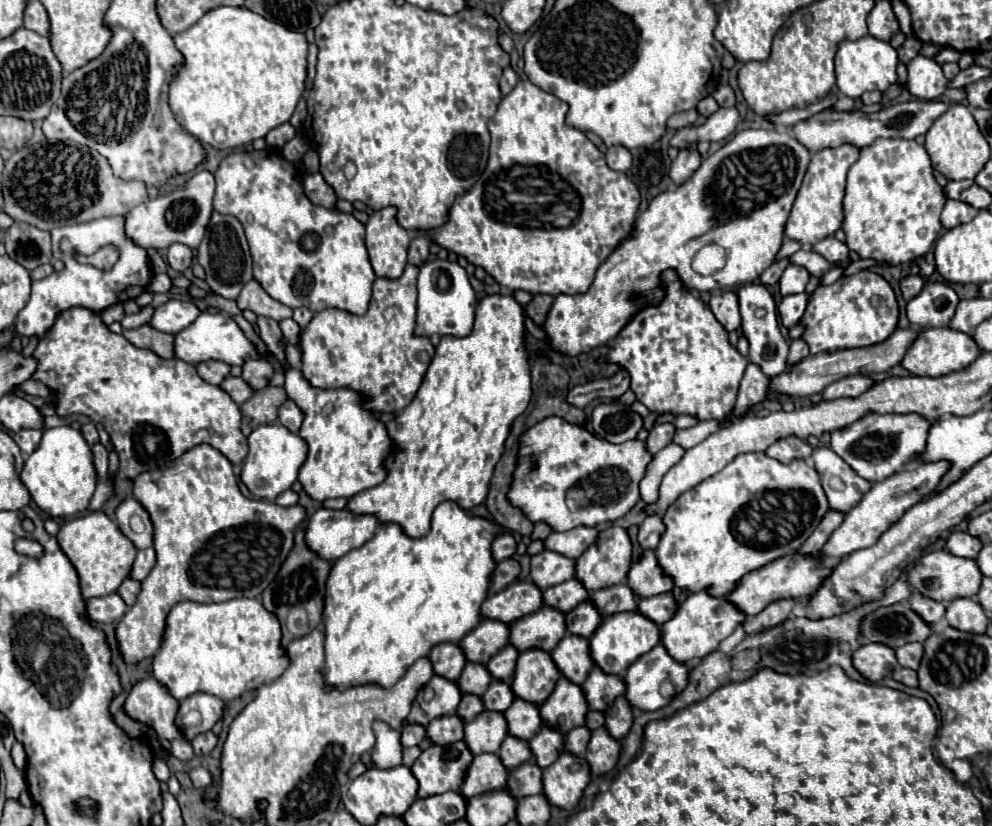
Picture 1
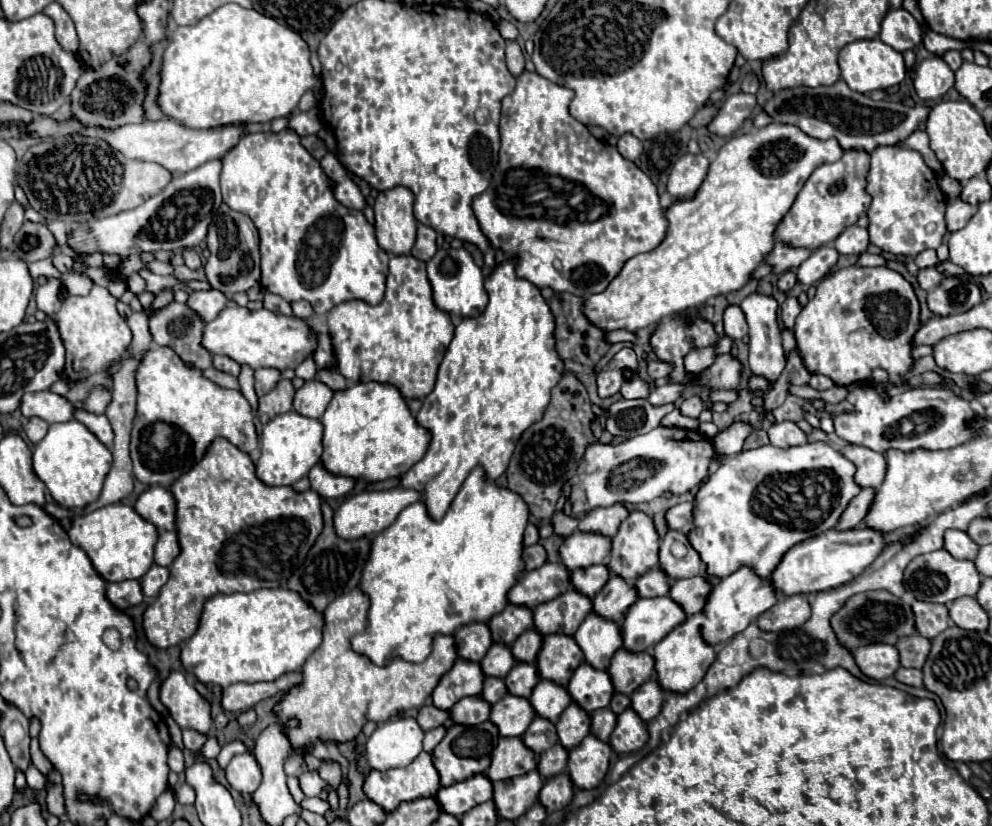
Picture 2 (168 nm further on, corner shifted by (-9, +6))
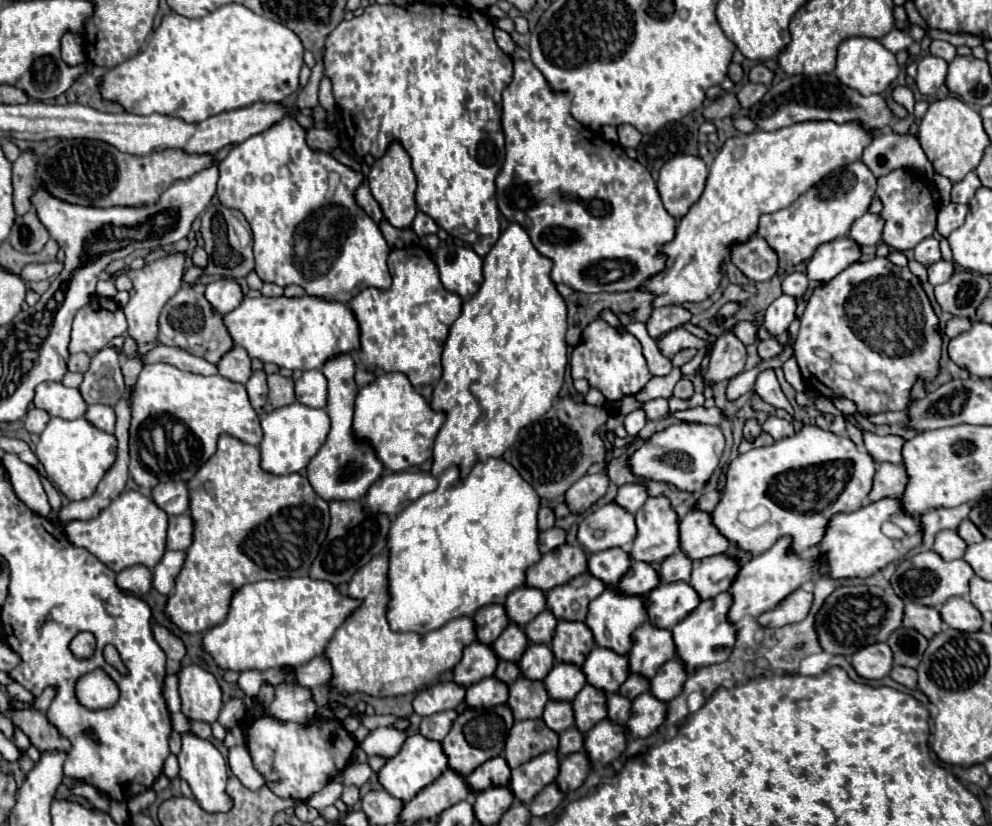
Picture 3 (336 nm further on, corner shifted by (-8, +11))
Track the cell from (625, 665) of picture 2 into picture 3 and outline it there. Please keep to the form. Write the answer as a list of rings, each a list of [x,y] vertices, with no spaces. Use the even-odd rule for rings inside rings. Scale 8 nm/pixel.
[[[652,622],[642,624],[634,632],[634,648],[628,652],[630,670],[652,678],[658,668],[676,654],[672,630],[654,626]]]

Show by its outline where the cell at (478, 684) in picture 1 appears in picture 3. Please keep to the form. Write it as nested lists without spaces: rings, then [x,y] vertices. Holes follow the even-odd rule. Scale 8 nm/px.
[[[508,624],[508,628],[498,636],[498,640],[492,644],[500,660],[514,660],[518,662],[528,648],[528,636],[518,624]]]

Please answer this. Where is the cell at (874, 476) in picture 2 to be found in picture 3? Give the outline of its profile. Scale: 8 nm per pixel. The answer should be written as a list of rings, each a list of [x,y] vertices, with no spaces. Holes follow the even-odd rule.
[[[862,432],[862,436],[866,450],[876,462],[902,462],[902,446],[906,442],[902,436],[876,436],[872,432]]]

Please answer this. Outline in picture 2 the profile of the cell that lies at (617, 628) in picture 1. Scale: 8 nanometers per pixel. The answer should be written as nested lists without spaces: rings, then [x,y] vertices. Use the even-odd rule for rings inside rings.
[[[669,597],[637,599],[625,615],[621,625],[623,649],[631,653],[649,651],[667,633],[685,621],[683,609]]]

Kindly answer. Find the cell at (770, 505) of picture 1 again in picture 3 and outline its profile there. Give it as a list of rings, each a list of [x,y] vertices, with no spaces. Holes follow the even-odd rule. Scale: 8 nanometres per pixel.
[[[803,426],[794,436],[782,438],[774,446],[752,448],[732,460],[728,468],[728,480],[722,490],[722,500],[712,512],[718,530],[734,542],[738,548],[756,554],[772,548],[778,538],[792,536],[794,552],[804,552],[806,548],[818,546],[826,534],[828,522],[838,512],[854,512],[862,508],[872,490],[872,478],[876,474],[876,462],[868,452],[858,450],[858,446],[848,436],[836,436],[830,430],[818,426]]]

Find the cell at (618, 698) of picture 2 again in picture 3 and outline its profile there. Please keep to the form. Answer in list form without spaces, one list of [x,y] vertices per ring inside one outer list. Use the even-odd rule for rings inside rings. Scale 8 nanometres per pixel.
[[[630,674],[628,676],[628,680],[622,684],[622,688],[620,688],[620,694],[622,696],[626,696],[626,698],[630,698],[630,700],[634,700],[636,696],[640,696],[642,692],[646,692],[650,688],[650,680],[648,678],[644,678],[644,676],[640,676],[640,674]]]

